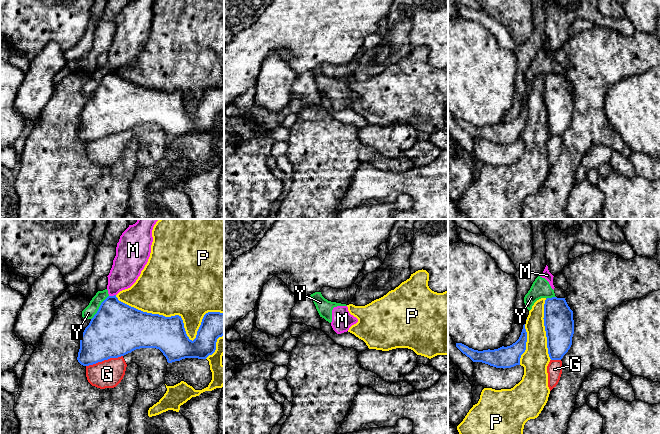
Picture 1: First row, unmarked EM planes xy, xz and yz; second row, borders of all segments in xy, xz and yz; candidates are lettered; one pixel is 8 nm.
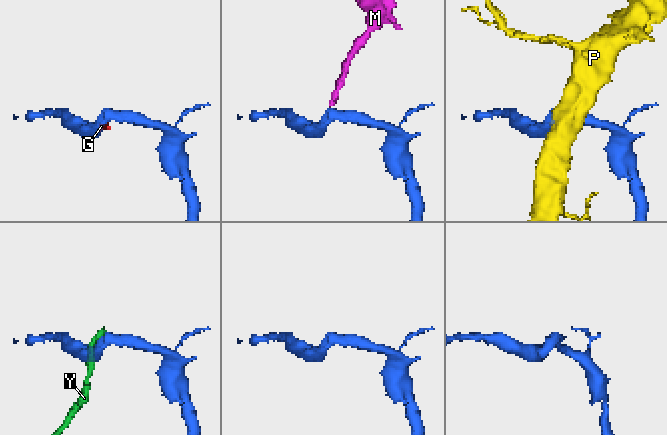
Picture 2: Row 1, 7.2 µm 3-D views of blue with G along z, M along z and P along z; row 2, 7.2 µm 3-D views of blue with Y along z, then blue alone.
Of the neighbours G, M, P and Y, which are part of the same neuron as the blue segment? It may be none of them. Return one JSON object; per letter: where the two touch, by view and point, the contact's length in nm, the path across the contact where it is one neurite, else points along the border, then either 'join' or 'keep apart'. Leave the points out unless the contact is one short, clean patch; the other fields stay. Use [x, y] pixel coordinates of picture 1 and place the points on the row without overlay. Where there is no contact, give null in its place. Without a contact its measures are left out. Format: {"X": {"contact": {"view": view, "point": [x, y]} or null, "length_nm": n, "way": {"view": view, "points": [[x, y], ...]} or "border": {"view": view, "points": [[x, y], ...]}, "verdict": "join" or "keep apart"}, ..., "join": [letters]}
{"G": {"contact": {"view": "xy", "point": [104, 135]}, "length_nm": 300, "verdict": "keep apart"}, "M": {"contact": {"view": "xy", "point": [112, 72]}, "length_nm": 60, "border": {"view": "xy", "points": [[115, 70], [109, 72]]}, "verdict": "keep apart"}, "P": {"contact": {"view": "xy", "point": [181, 94]}, "length_nm": 900, "verdict": "keep apart"}, "Y": {"contact": {"view": "xy", "point": [99, 83]}, "length_nm": 240, "verdict": "keep apart"}, "join": []}

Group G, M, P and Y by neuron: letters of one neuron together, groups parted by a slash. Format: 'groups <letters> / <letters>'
groups G / M Y / P

